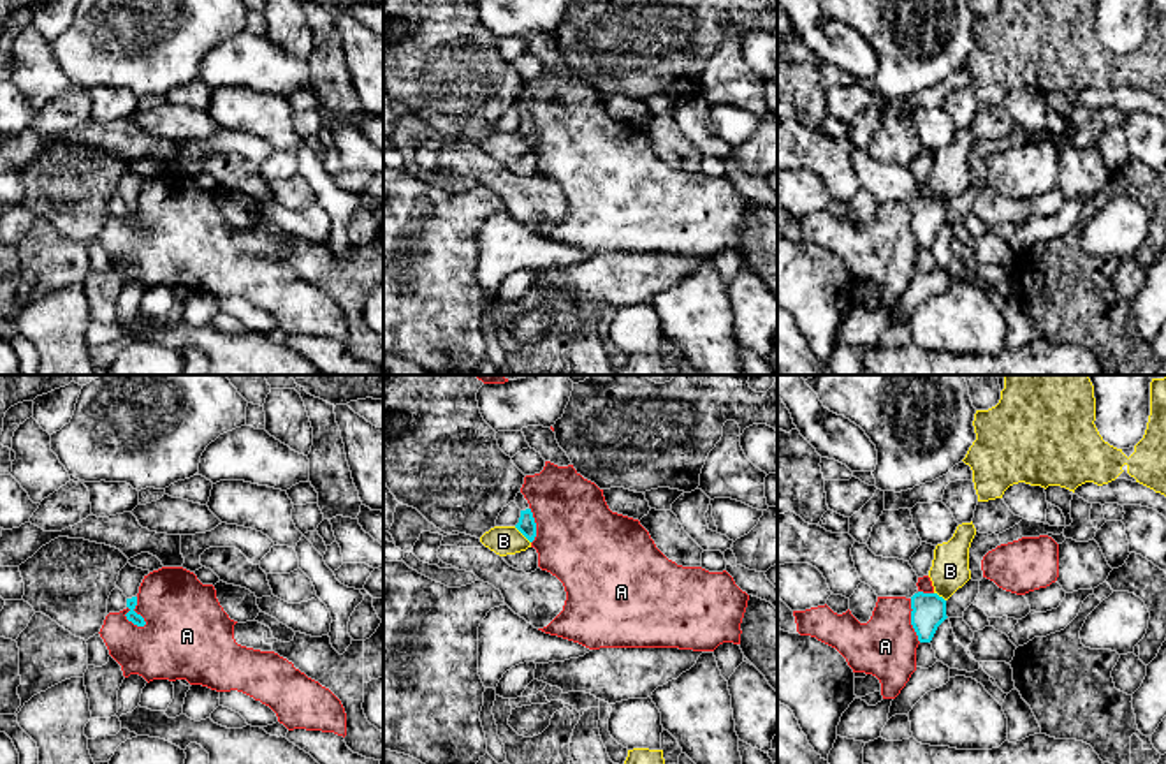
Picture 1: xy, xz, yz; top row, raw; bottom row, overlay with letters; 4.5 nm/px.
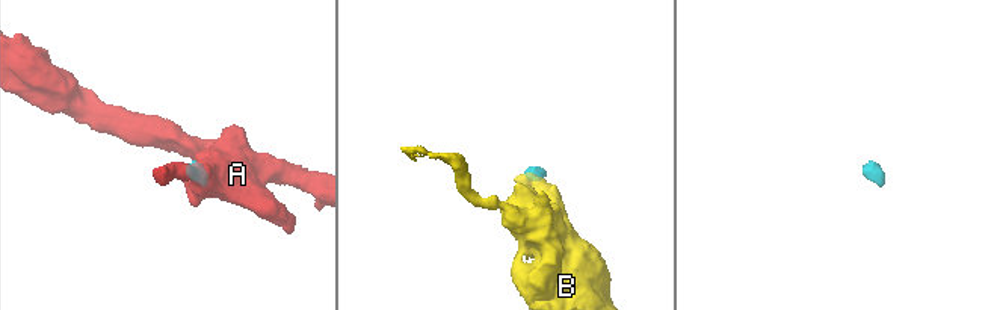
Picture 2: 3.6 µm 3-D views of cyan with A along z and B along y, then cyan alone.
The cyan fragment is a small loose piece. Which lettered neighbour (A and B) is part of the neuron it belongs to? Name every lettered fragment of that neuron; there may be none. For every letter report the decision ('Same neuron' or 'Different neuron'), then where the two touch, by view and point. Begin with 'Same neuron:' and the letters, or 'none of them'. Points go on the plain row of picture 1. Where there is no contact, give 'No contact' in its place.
Same neuron: none of them
A: Different neuron. Touches cyan at xy (136, 219)
B: Different neuron. Touches cyan at xz (523, 139)

